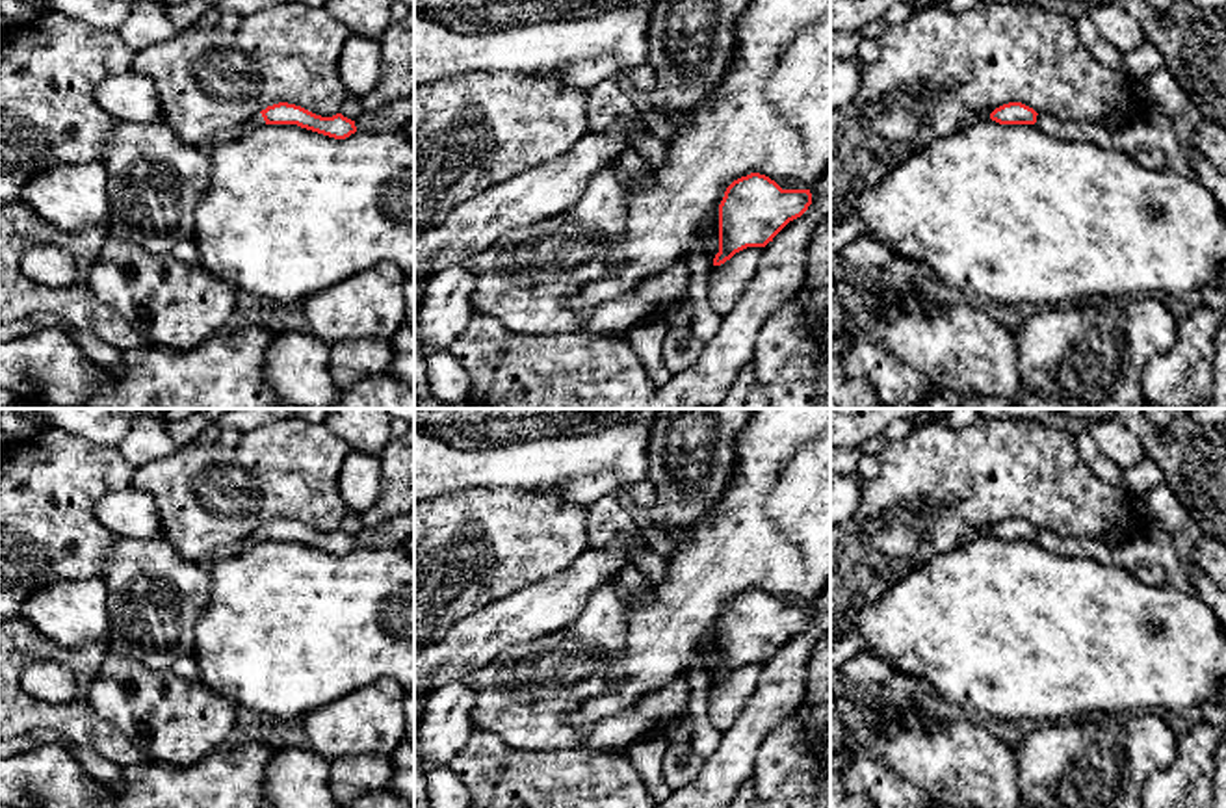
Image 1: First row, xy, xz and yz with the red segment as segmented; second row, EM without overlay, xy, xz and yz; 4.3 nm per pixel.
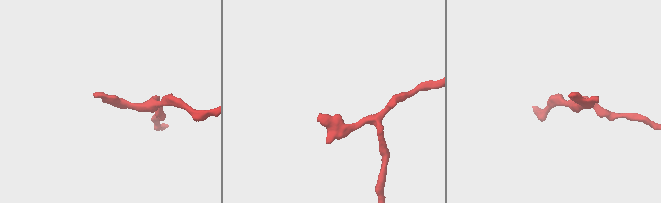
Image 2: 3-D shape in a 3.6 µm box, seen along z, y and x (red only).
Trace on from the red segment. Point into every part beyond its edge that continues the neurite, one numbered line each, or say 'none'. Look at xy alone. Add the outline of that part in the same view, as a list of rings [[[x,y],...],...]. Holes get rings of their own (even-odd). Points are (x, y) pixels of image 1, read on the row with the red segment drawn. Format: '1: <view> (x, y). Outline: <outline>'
1: xy (257, 121). Outline: [[[256,113],[254,117],[251,117],[249,121],[245,121],[241,124],[241,132],[251,134],[251,132],[254,132],[256,128],[260,128],[264,124],[266,124],[266,121],[264,121],[262,113]]]

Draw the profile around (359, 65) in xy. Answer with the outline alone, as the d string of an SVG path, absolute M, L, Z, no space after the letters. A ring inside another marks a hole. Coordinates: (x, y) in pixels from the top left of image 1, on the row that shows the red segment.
M349 33L338 59L338 72L347 93L362 97L375 87L381 74L381 43Z

